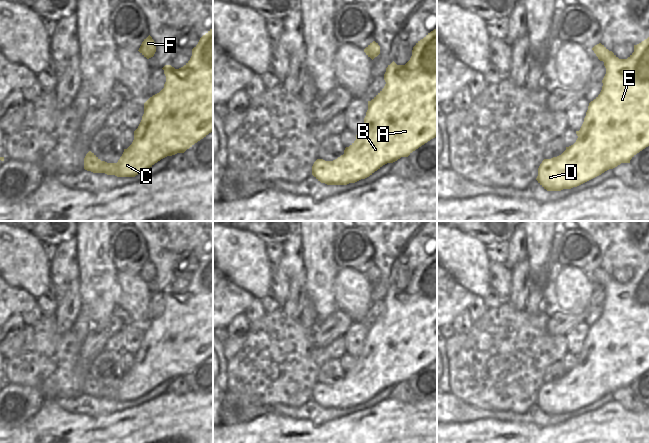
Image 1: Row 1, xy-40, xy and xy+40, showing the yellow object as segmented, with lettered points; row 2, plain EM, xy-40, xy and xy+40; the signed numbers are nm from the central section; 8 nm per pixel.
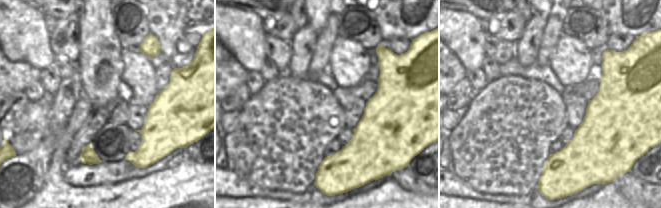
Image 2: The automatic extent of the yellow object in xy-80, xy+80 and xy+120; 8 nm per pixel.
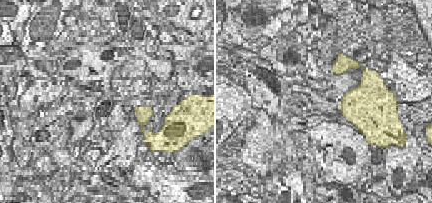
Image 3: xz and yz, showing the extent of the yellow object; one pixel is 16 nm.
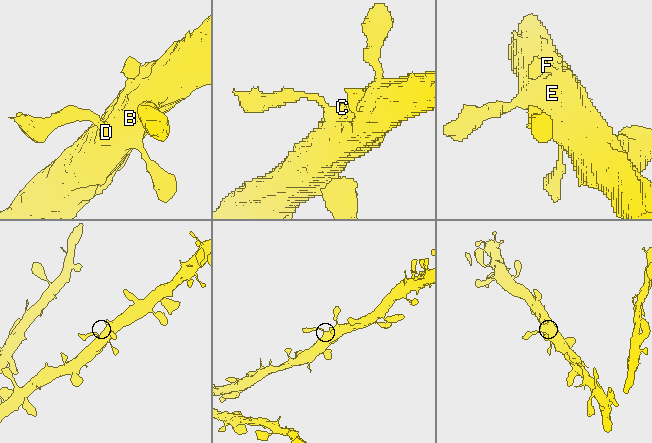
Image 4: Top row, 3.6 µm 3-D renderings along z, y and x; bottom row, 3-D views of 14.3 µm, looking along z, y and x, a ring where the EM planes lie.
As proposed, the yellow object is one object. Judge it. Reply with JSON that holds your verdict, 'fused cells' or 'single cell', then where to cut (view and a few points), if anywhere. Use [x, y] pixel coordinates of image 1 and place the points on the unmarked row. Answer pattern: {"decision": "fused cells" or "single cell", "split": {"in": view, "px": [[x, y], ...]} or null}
{"decision": "single cell", "split": null}

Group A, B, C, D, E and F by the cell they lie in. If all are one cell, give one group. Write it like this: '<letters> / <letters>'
A B C D E F

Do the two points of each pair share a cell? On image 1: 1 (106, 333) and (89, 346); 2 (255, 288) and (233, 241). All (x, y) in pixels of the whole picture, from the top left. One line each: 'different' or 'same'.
1: same
2: same

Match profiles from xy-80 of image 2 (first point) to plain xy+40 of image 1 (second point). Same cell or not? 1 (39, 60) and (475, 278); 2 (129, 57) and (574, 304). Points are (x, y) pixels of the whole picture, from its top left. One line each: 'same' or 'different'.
1: same
2: same

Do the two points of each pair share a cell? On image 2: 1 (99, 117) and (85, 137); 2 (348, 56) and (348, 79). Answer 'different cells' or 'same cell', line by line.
1: same cell
2: same cell

